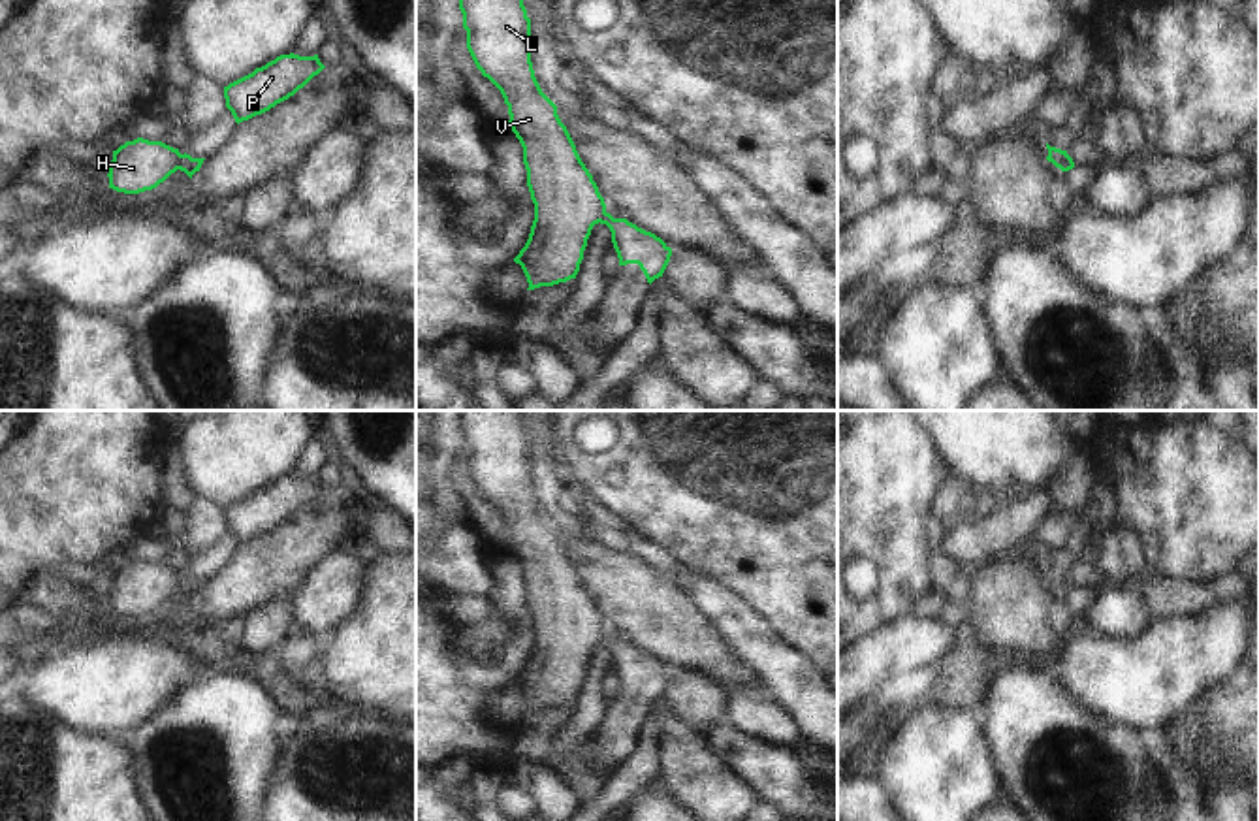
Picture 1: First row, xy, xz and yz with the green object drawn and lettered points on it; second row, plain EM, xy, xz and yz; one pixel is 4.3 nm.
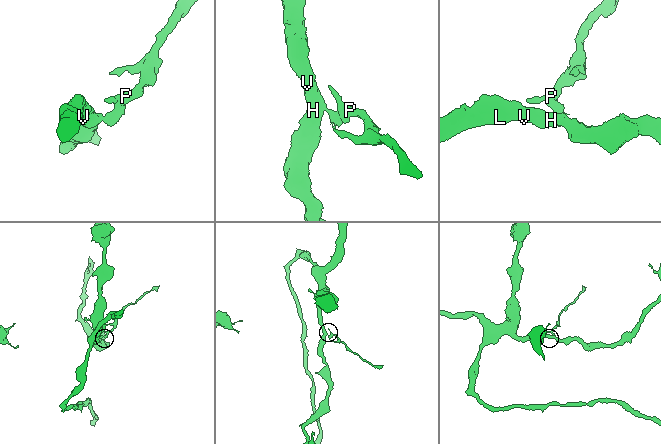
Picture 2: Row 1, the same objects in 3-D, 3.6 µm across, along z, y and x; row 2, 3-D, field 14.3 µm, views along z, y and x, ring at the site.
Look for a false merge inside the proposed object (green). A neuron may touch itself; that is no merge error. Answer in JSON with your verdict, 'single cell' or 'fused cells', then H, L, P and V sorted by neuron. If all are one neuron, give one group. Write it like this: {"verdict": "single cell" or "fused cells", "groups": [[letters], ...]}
{"verdict": "fused cells", "groups": [["H", "L", "V"], ["P"]]}

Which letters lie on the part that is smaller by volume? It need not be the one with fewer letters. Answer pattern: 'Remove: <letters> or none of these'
Remove: P

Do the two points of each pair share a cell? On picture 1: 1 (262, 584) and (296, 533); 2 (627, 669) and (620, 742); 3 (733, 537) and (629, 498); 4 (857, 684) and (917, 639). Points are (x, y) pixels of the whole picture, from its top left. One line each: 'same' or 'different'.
1: same
2: same
3: same
4: same

